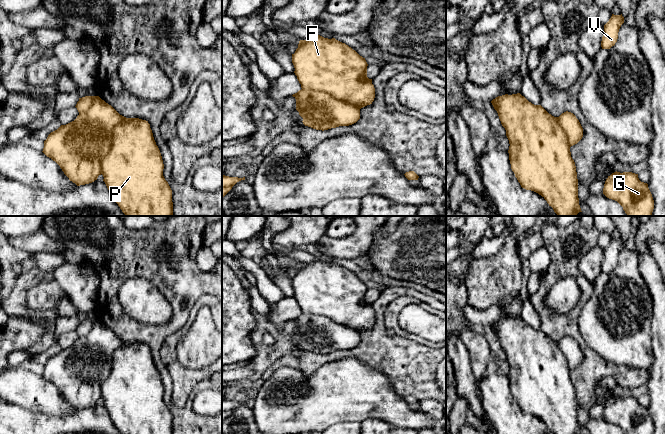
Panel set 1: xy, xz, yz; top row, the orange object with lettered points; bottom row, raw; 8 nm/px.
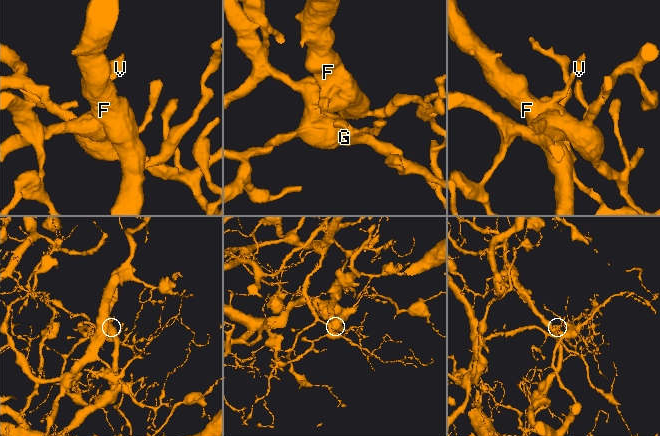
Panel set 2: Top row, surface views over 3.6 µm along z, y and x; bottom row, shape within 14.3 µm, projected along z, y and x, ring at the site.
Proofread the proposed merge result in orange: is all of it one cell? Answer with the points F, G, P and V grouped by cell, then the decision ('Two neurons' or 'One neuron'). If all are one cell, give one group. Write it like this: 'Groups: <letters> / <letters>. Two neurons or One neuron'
Groups: F P V / G. Two neurons

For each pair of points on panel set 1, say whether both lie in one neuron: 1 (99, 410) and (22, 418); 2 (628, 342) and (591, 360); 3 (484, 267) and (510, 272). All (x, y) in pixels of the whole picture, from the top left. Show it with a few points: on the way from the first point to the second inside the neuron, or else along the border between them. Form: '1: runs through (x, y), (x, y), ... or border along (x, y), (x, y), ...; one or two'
1: runs through (80, 423), (41, 423); one
2: border along (583, 339), (605, 359), (616, 364), (622, 364); two
3: runs through (490, 270), (504, 272); one

